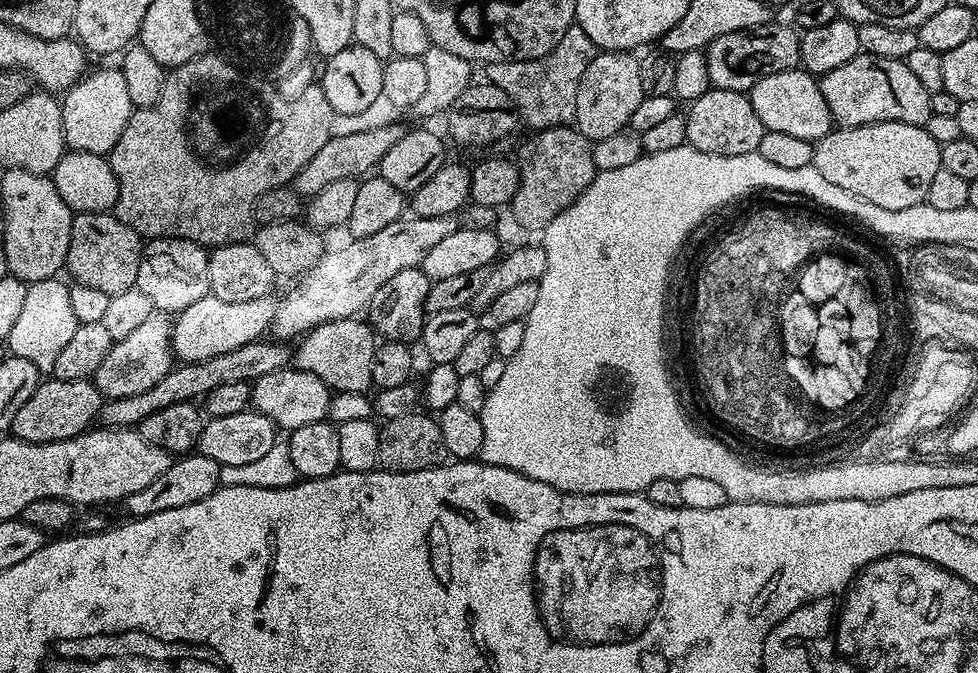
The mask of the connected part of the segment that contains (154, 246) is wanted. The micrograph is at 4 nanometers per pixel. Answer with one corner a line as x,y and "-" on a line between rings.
149,239
140,258
136,288
142,294
146,294
146,298
150,298
153,309
183,313
187,305
210,294
208,254
209,249
189,240

